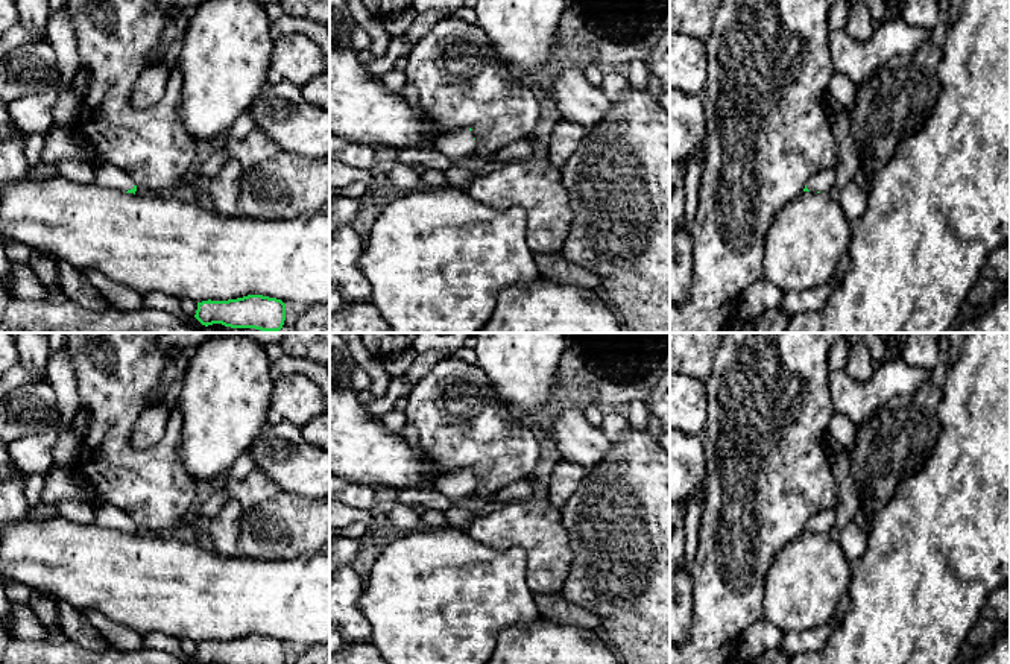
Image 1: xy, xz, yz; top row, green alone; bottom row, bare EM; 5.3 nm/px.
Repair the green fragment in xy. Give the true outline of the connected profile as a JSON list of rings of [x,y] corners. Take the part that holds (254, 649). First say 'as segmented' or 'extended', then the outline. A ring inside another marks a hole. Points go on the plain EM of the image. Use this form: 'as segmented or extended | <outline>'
as segmented | [[[263,635],[228,641],[197,643],[194,658],[200,664],[284,664],[286,644]]]

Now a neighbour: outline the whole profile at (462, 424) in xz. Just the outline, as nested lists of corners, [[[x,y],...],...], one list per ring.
[[[456,357],[439,360],[407,394],[407,424],[419,433],[419,444],[440,468],[472,470],[483,501],[512,483],[532,479],[539,459],[538,430],[527,427],[498,398],[484,371]]]

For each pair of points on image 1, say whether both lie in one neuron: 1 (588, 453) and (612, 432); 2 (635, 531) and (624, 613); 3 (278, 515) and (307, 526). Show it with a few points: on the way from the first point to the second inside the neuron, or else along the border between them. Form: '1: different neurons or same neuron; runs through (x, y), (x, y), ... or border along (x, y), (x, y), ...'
1: different neurons; border along (599, 427), (612, 442)
2: same neuron; runs through (635, 550), (635, 593)
3: same neuron; runs through (286, 523), (299, 524)

